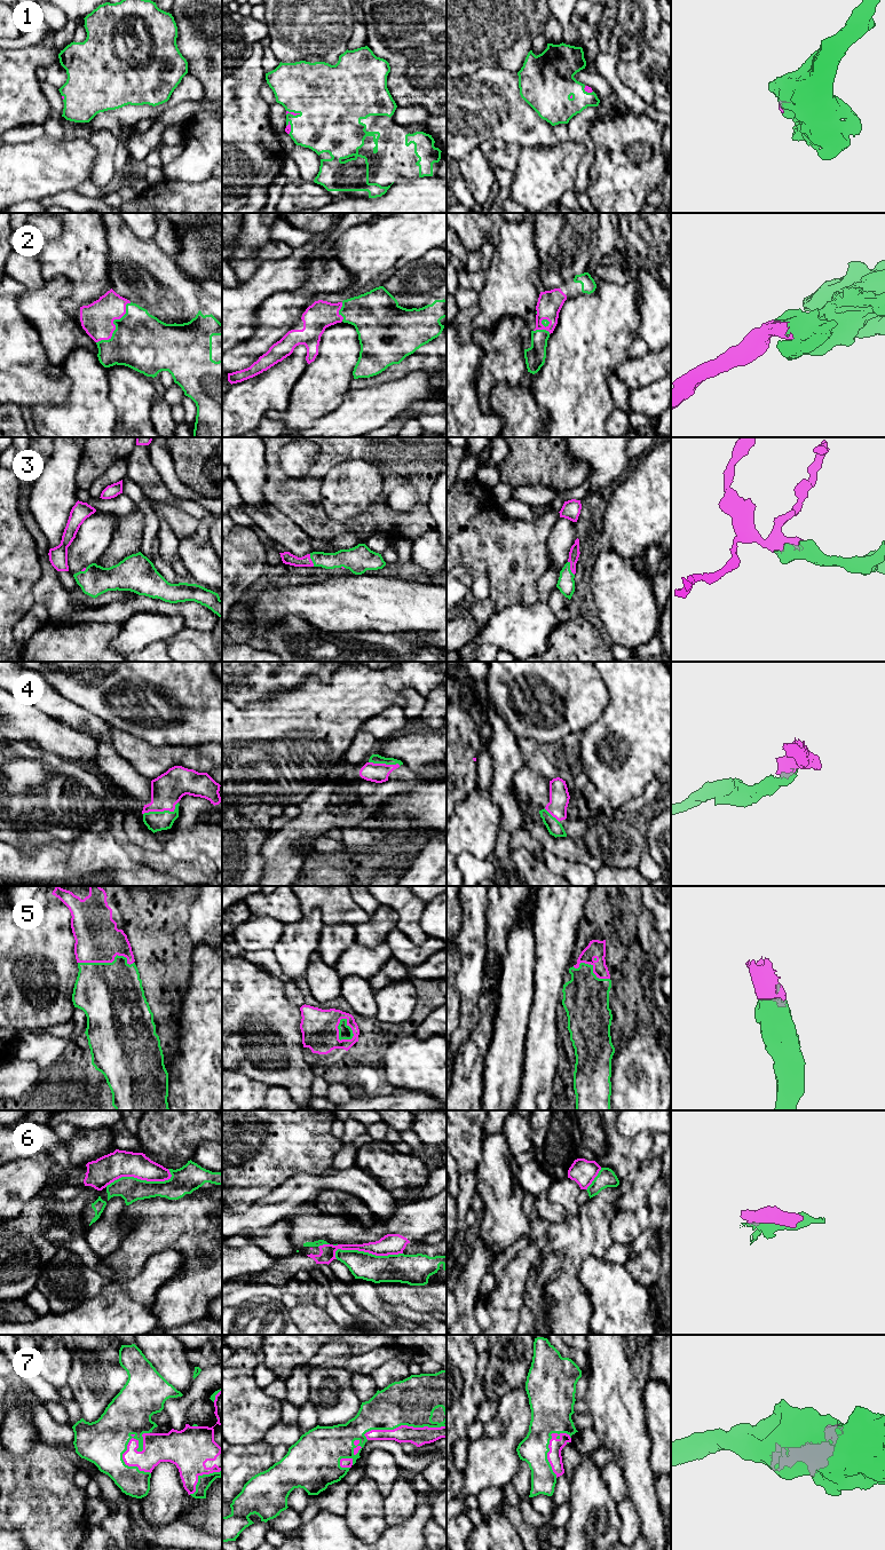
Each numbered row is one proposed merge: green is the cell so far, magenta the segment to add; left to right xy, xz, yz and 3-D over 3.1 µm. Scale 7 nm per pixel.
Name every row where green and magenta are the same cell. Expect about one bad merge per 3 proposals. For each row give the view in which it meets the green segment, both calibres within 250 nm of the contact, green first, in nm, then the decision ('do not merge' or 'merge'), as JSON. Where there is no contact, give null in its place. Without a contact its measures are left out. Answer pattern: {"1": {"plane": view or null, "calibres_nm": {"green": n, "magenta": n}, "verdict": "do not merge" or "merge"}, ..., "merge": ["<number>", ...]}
{"1": {"plane": "xz", "calibres_nm": {"green": 440, "magenta": 20}, "verdict": "merge"}, "2": {"plane": "xy", "calibres_nm": {"green": 400, "magenta": 220}, "verdict": "merge"}, "3": {"plane": "yz", "calibres_nm": {"green": 120, "magenta": 80}, "verdict": "merge"}, "4": {"plane": "xy", "calibres_nm": {"green": 140, "magenta": 220}, "verdict": "merge"}, "5": {"plane": "xy", "calibres_nm": {"green": 460, "magenta": 320}, "verdict": "merge"}, "6": {"plane": "xz", "calibres_nm": {"green": 190, "magenta": 140}, "verdict": "do not merge"}, "7": {"plane": "xy", "calibres_nm": {"green": 320, "magenta": 190}, "verdict": "merge"}, "merge": ["1", "2", "3", "4", "5", "7"]}

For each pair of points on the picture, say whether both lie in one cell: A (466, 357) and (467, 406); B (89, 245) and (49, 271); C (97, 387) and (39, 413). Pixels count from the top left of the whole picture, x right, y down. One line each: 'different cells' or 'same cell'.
A: same cell
B: same cell
C: same cell

